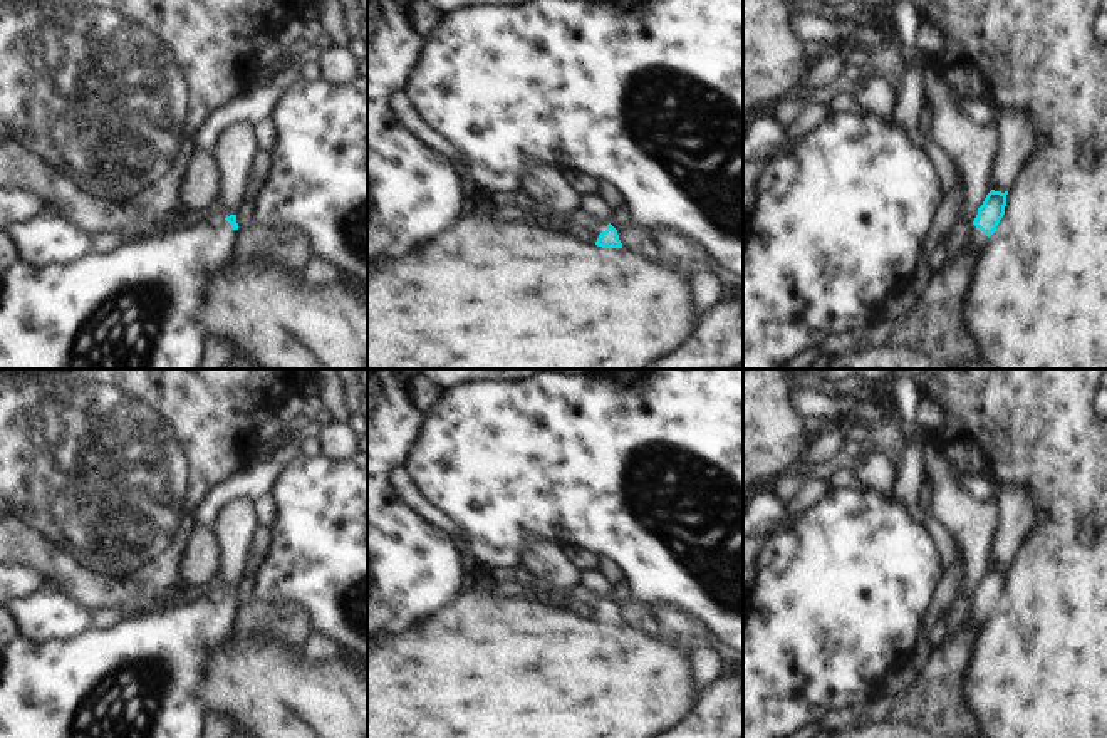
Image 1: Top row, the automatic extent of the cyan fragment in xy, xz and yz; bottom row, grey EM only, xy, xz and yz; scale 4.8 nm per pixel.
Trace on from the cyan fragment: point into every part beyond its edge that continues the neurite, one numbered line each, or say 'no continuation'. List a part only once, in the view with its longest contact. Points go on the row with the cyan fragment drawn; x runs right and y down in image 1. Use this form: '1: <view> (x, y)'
1: xz (577, 223)

